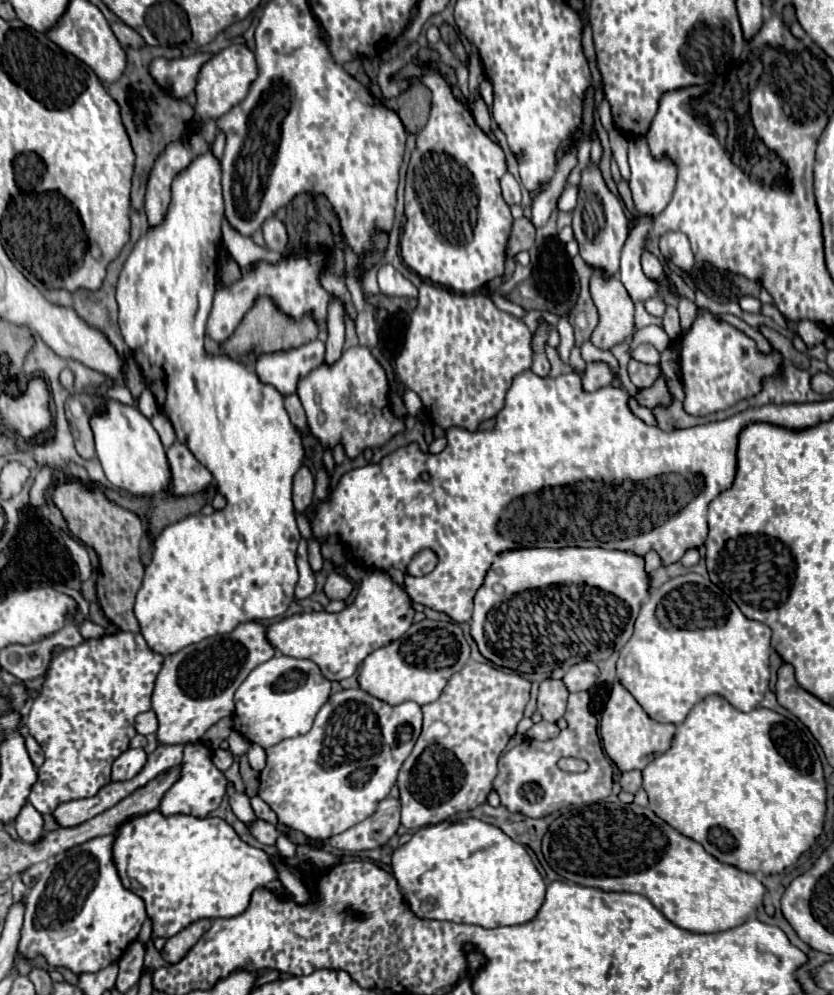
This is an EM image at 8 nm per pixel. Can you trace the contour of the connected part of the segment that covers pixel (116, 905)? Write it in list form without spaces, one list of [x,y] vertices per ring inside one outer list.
[[[114,834],[92,838],[76,848],[56,854],[48,860],[48,868],[38,876],[36,884],[26,896],[24,926],[20,930],[18,956],[24,960],[34,960],[36,956],[46,958],[48,966],[66,968],[72,974],[94,974],[102,968],[120,960],[124,950],[138,938],[142,924],[146,920],[146,908],[142,898],[126,890],[114,862]]]

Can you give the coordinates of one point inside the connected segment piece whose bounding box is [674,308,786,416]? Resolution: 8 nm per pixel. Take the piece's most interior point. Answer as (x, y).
(719, 365)

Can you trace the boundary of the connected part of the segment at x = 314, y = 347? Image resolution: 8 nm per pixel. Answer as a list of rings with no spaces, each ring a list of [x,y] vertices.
[[[314,340],[290,352],[262,354],[256,360],[256,374],[264,384],[272,384],[280,394],[294,394],[296,384],[324,364],[324,342]]]

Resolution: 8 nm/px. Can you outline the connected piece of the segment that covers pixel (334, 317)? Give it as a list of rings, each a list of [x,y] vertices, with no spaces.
[[[332,298],[328,310],[328,340],[326,340],[326,364],[332,366],[342,356],[344,344],[344,306],[338,298]]]

